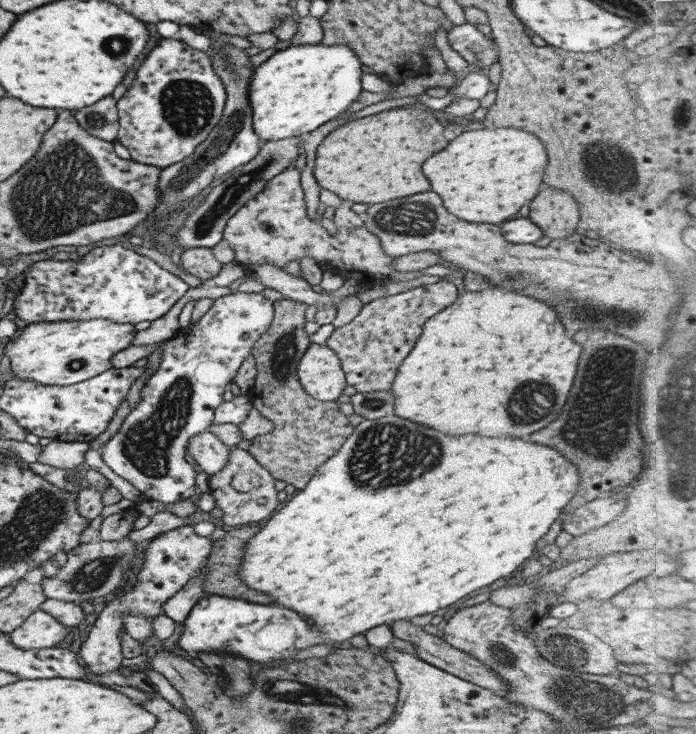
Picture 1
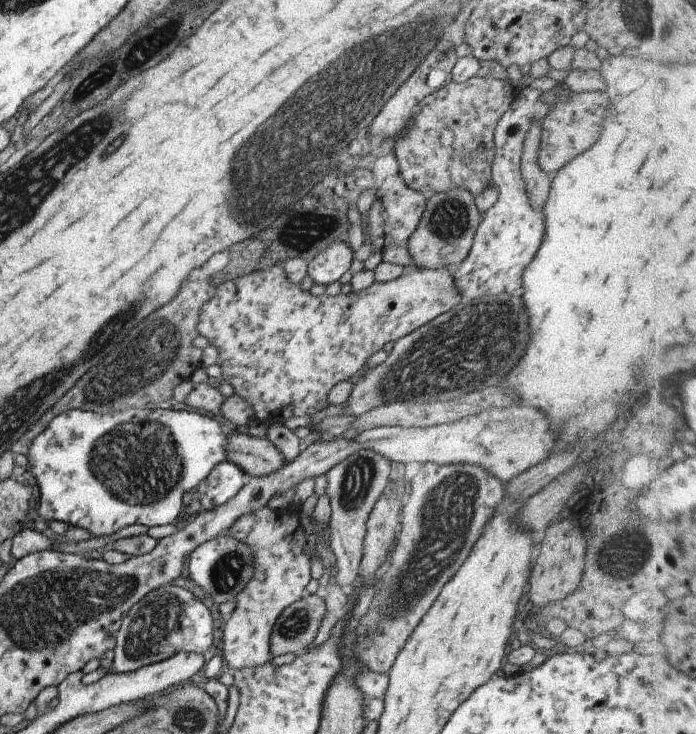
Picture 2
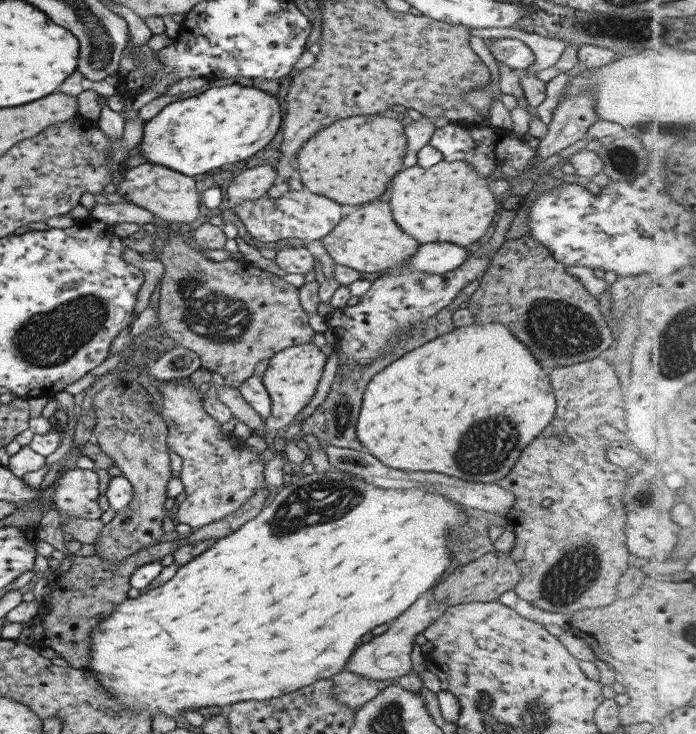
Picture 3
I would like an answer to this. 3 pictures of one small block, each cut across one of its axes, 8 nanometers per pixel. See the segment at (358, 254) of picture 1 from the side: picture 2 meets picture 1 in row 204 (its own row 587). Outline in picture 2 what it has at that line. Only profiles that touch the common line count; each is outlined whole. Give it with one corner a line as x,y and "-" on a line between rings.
290,503
288,507
285,509
272,510
268,507
268,505
264,505
262,508
256,509
254,512
251,512
249,515
241,516
234,524
227,530
224,535
228,534
237,539
238,542
244,543
254,554
254,562
255,570
252,578
248,581
248,584
242,589
234,598
235,606
234,610
232,610
231,615
229,615
224,624
224,630
222,632
222,642
223,642
223,658
226,660
229,666
230,673
234,674
237,670
263,665
266,661
270,661
272,659
271,656
271,632
273,631
275,622
277,618
283,613
285,608
288,608
293,602
300,600
302,597
306,596
306,585
310,582
310,556
312,556
312,552
316,555
316,548
318,548
318,526
314,521
314,517
311,514
306,514
304,510
302,510
302,505
297,506
295,503

